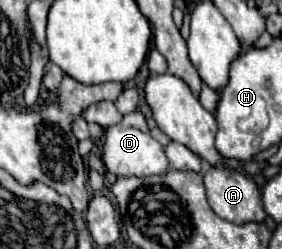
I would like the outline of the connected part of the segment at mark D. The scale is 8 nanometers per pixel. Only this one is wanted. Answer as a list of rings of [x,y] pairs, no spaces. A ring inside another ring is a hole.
[[[132,114],[132,122],[128,122],[130,116],[124,116],[124,122],[118,122],[110,128],[106,128],[106,140],[102,150],[102,162],[106,164],[108,172],[114,176],[154,176],[164,174],[168,170],[168,158],[164,154],[164,146],[154,140],[146,128],[146,120],[142,114]]]

